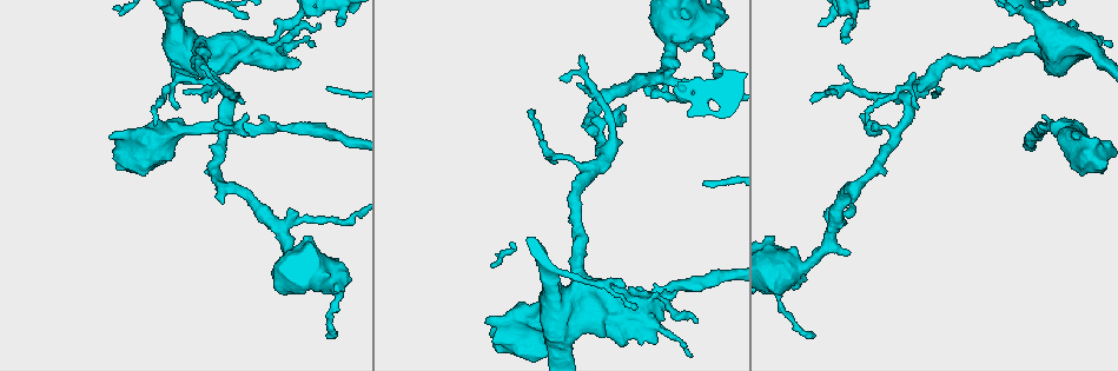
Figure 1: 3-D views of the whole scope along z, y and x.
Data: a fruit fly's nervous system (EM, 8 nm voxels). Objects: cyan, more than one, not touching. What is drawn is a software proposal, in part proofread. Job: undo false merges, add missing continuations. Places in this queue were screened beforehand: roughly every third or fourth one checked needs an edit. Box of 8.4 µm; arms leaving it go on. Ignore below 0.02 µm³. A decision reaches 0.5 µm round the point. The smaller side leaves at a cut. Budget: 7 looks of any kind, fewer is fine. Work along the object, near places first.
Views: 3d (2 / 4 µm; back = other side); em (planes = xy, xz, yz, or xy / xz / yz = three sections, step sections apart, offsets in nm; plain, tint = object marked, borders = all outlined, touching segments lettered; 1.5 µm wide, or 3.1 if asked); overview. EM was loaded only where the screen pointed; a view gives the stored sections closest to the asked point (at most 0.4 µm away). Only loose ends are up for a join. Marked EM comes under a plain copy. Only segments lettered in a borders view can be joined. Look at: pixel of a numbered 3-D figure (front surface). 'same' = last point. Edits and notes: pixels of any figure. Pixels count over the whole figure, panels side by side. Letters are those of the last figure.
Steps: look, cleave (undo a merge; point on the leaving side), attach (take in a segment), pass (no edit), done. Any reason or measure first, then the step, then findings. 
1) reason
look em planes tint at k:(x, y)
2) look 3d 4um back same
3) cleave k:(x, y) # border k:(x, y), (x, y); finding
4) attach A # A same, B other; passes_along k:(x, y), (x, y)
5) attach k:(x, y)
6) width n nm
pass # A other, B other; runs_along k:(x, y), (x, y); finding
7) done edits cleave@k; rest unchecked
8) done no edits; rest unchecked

look 3d 2um at 1:(886, 129)

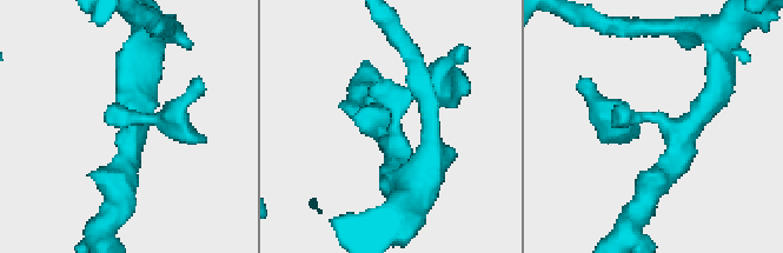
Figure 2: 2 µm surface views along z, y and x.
need the tissue
look em planes tint at 2:(393, 131)

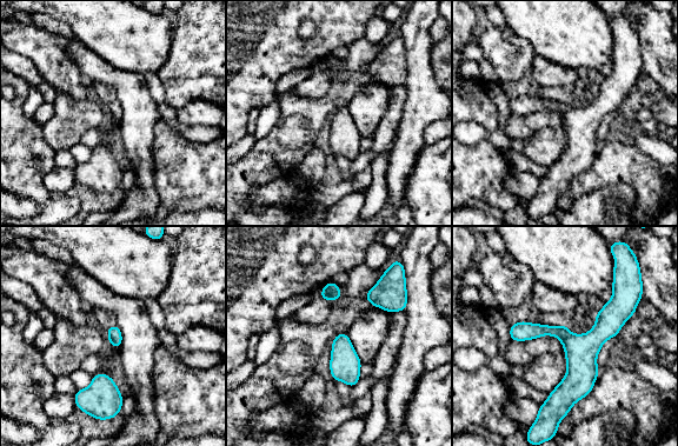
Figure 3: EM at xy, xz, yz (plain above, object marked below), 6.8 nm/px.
look em planes borders same

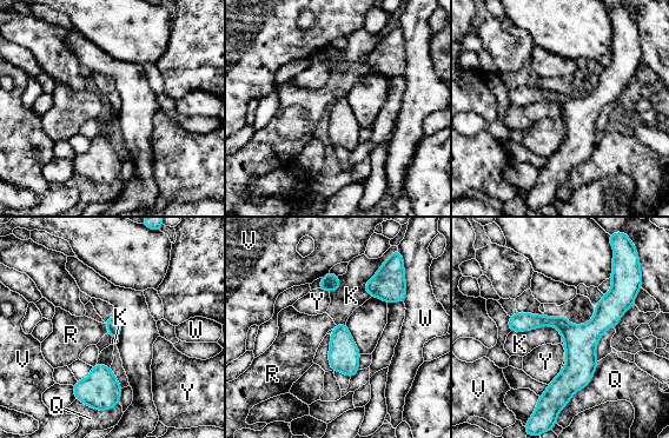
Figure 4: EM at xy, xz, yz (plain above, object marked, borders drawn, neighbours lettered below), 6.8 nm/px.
width 100 nm
pass # K other, Q other, R other, V other, W other, Y other; one neuron here

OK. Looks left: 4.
branch stops here
look 3d 4um at 1:(545, 353)

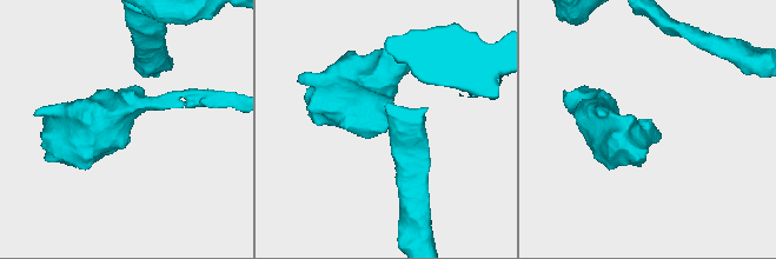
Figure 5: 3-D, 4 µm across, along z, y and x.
shape alone is not enough
look em 3.1um planes borders at 5:(387, 125)

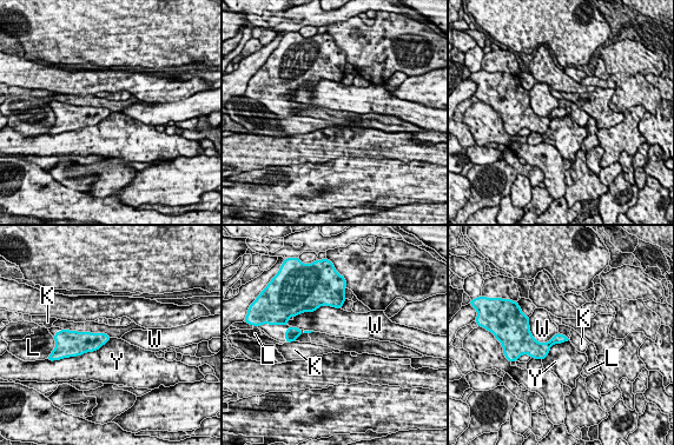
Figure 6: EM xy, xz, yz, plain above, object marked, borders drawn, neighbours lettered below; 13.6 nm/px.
longest_contact Y 600 nm
pass # K other, L other, W other, Y other; no lettered segment goes on from it

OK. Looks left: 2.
done no edits; rest unchecked

